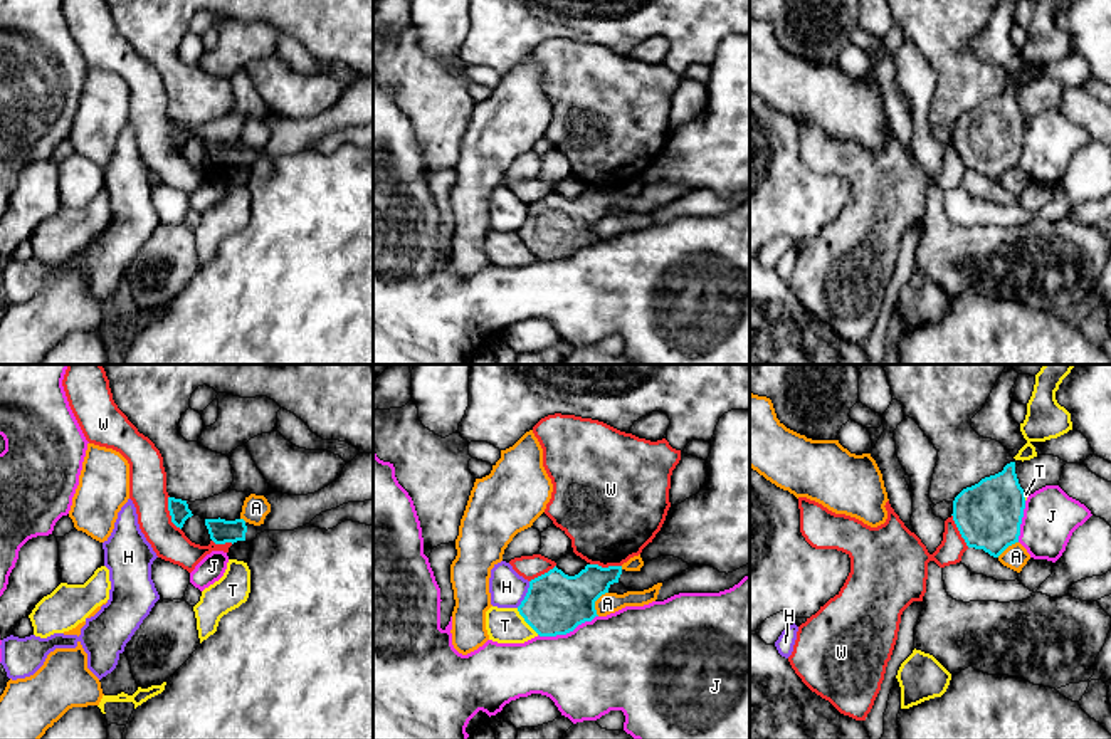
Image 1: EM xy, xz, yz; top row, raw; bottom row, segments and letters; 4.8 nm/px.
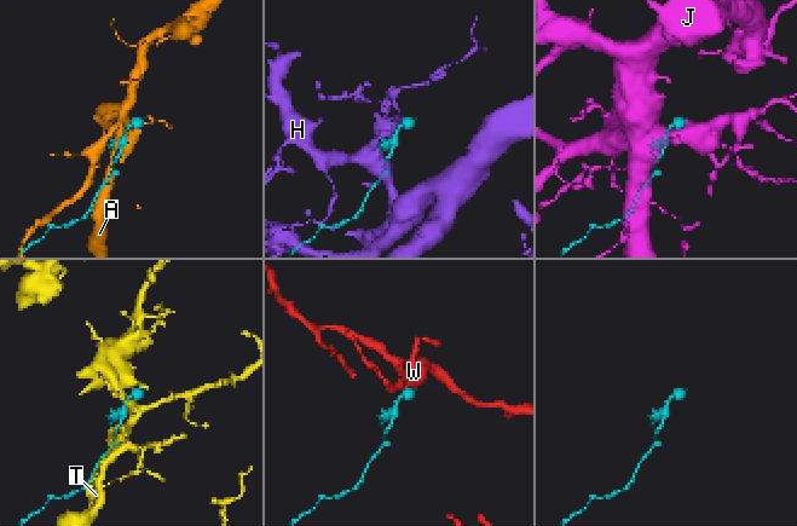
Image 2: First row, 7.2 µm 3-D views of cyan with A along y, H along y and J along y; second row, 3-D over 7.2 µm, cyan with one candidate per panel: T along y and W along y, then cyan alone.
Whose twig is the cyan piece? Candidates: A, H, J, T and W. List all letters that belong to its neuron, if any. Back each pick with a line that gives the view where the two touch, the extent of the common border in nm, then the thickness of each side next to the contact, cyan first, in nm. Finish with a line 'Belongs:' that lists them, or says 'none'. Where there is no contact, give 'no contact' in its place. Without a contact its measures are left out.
Belongs: none

